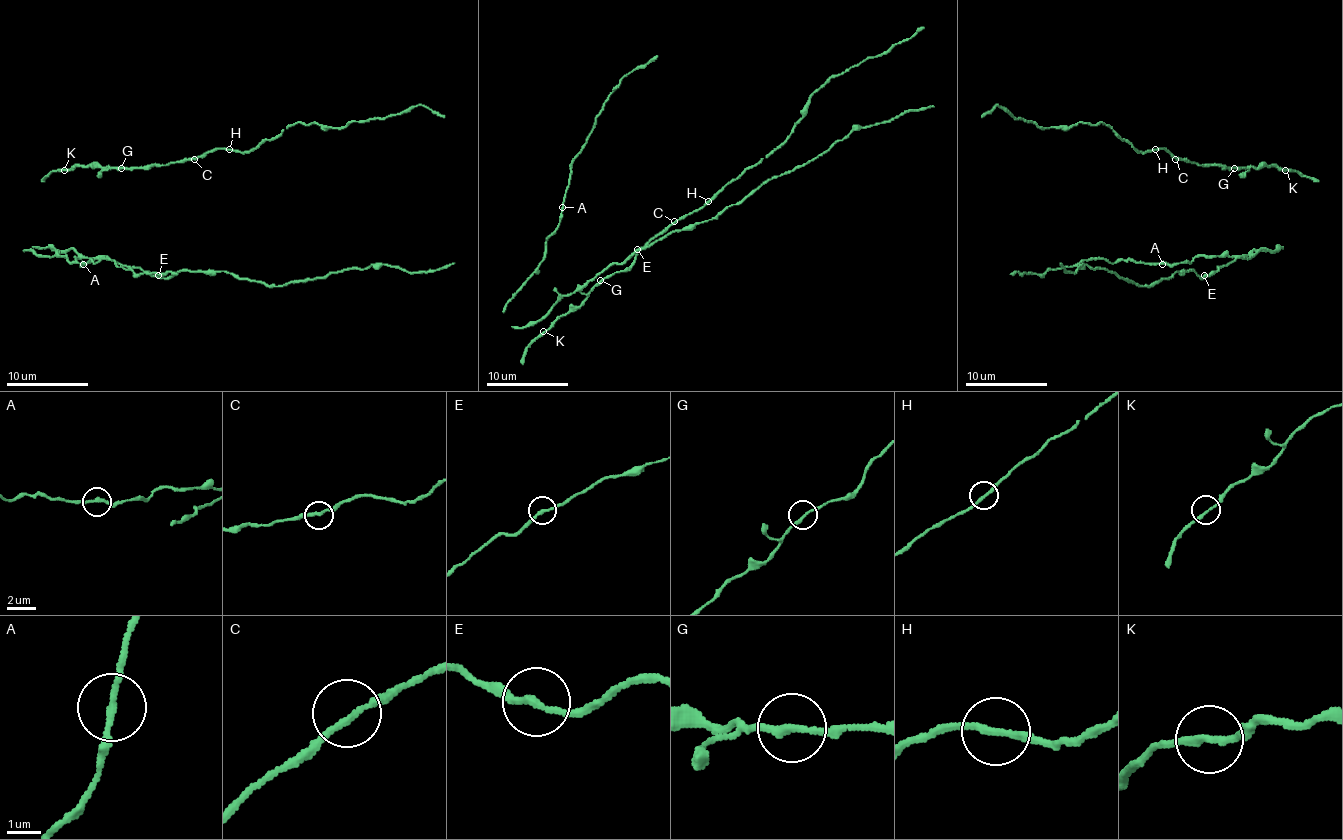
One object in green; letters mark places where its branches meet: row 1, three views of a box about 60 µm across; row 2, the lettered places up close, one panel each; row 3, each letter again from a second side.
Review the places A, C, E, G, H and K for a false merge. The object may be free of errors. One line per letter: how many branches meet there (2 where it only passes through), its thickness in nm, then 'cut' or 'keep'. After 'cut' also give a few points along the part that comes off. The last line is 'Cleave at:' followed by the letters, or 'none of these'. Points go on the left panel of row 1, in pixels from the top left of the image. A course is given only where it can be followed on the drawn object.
A: 2 | 200 nm | keep
C: 2 | 200 nm | keep
E: 2 | 200 nm | keep
G: 2 | 200 nm | keep
H: 2 | 200 nm | keep
K: 2 | 200 nm | keep
Cleave at: none of these

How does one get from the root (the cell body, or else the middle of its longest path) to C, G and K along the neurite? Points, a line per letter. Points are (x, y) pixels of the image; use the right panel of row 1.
C: (1314, 182), (1298, 172), (1279, 170), (1275, 165), (1222, 168), (1175, 159)
G: (1314, 182), (1298, 172), (1279, 170), (1275, 165), (1234, 168)
K: (1314, 182), (1298, 172), (1285, 170)

